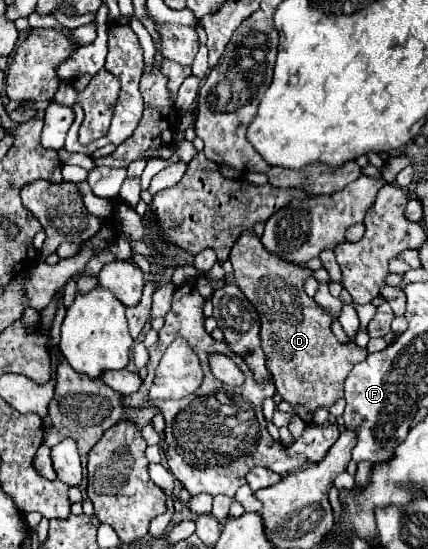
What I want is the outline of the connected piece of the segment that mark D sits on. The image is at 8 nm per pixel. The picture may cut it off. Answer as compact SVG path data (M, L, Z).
M253 228L243 230L231 248L229 260L241 292L259 310L263 352L273 370L277 392L291 404L303 404L311 412L319 406L331 406L343 396L343 382L351 368L367 358L367 350L355 344L341 344L331 332L333 316L303 292L303 282L311 270L283 258L277 258L261 244Z

